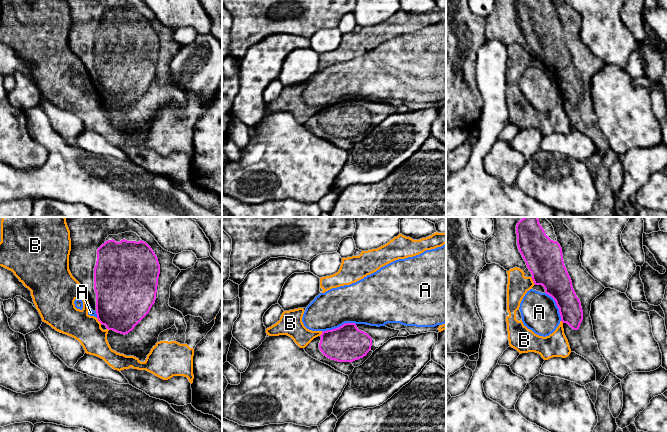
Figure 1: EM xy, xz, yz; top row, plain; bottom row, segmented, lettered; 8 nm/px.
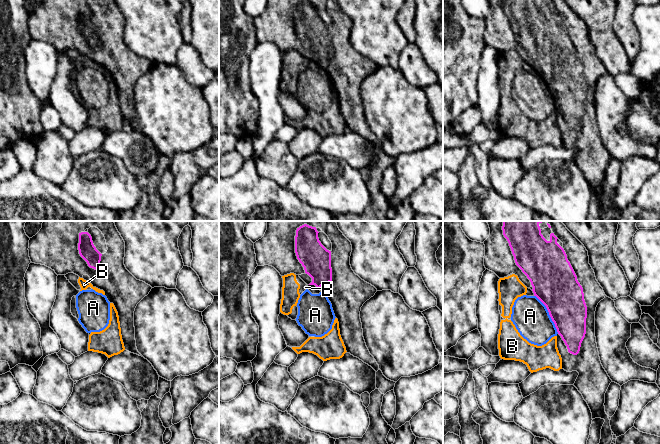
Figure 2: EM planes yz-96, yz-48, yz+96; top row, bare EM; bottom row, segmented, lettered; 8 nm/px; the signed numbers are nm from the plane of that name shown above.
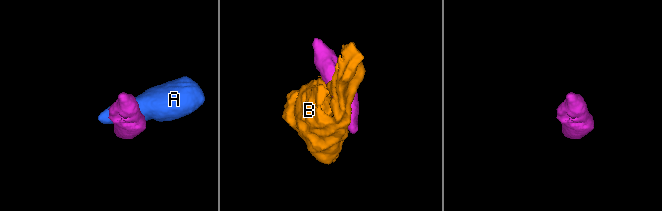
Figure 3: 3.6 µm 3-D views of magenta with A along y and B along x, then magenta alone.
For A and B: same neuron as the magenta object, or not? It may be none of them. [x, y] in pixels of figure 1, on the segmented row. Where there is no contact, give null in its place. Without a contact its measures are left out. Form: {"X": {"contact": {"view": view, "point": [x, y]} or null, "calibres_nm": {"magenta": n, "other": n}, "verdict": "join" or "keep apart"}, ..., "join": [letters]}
{"A": {"contact": {"view": "xz", "point": [338, 327]}, "calibres_nm": {"magenta": 300, "other": 320}, "verdict": "keep apart"}, "B": {"contact": {"view": "yz", "point": [532, 279]}, "calibres_nm": {"magenta": 300, "other": 170}, "verdict": "keep apart"}, "join": []}

